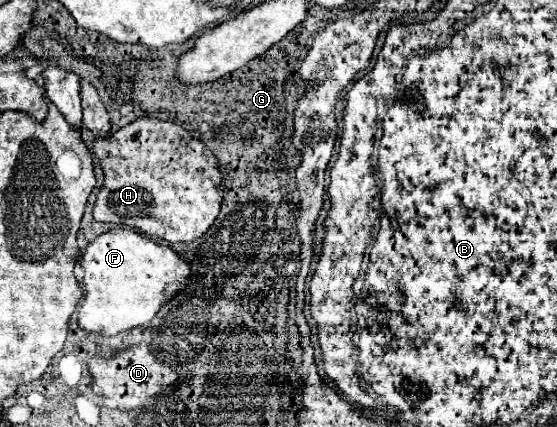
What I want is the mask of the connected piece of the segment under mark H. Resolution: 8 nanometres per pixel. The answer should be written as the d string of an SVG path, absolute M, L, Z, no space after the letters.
M140 117L116 133L96 137L92 153L104 171L104 185L94 203L94 219L138 229L170 243L192 241L208 231L220 211L222 173L212 151L184 127Z

